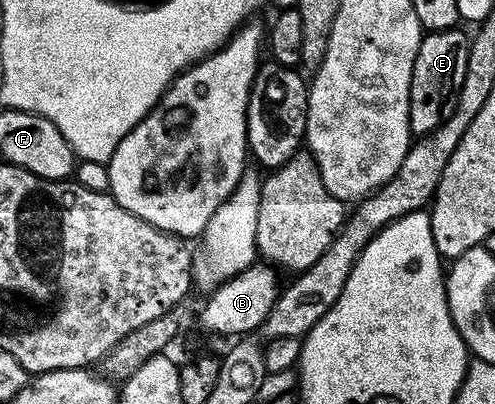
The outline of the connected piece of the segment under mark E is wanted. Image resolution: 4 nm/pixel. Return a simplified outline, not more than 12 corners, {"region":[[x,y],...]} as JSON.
{"region":[[427,33],[409,87],[415,135],[457,107],[471,37]]}

